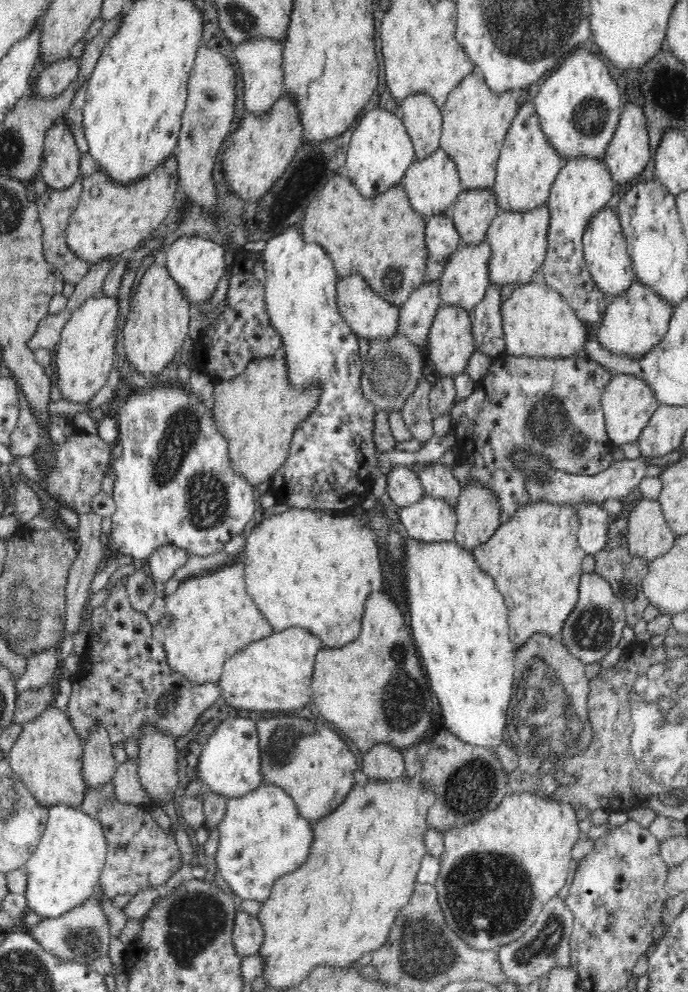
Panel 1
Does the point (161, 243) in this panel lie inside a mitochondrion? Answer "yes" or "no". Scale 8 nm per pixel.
no

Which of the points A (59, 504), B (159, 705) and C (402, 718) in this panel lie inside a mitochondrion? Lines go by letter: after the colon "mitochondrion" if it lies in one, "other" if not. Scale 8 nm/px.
A: other
B: mitochondrion
C: mitochondrion

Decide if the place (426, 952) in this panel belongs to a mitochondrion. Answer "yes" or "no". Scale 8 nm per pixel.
yes

